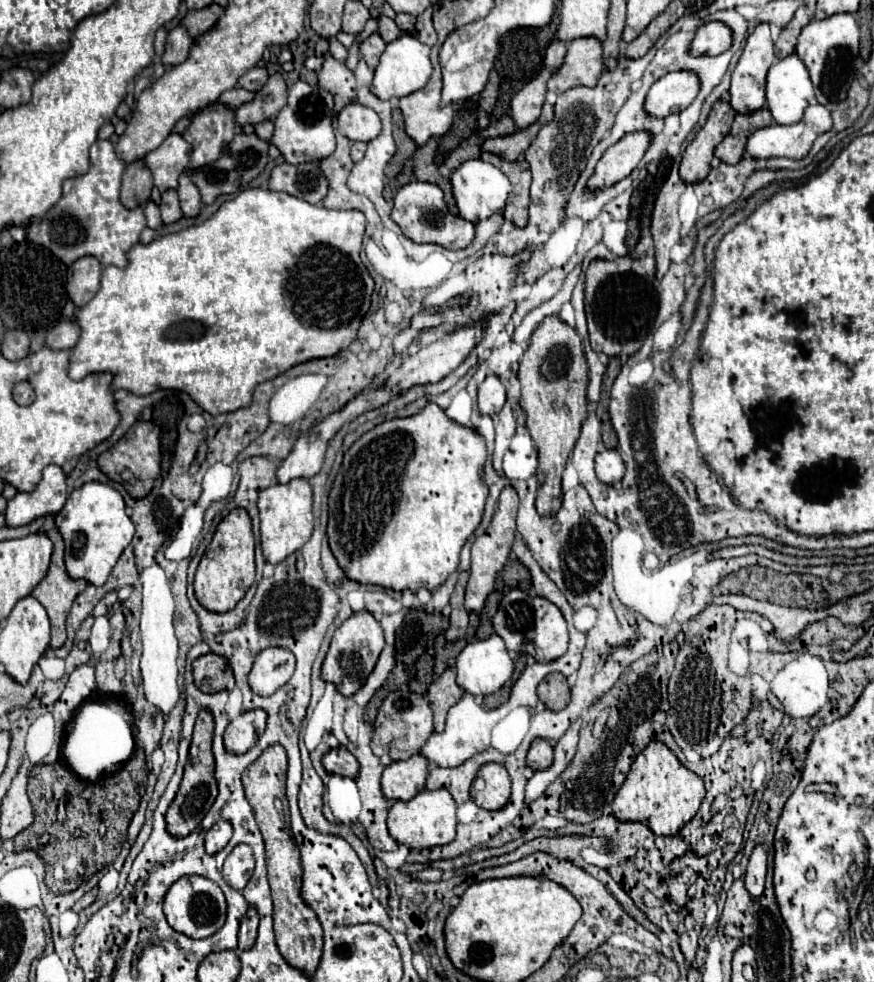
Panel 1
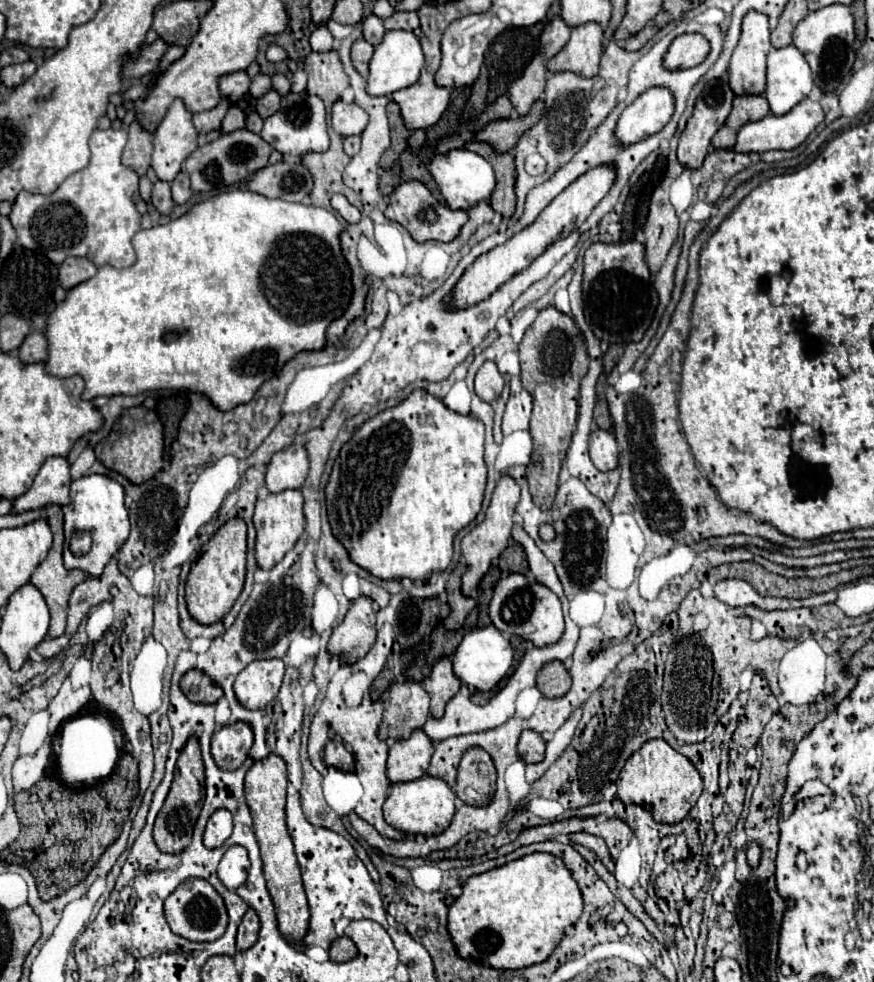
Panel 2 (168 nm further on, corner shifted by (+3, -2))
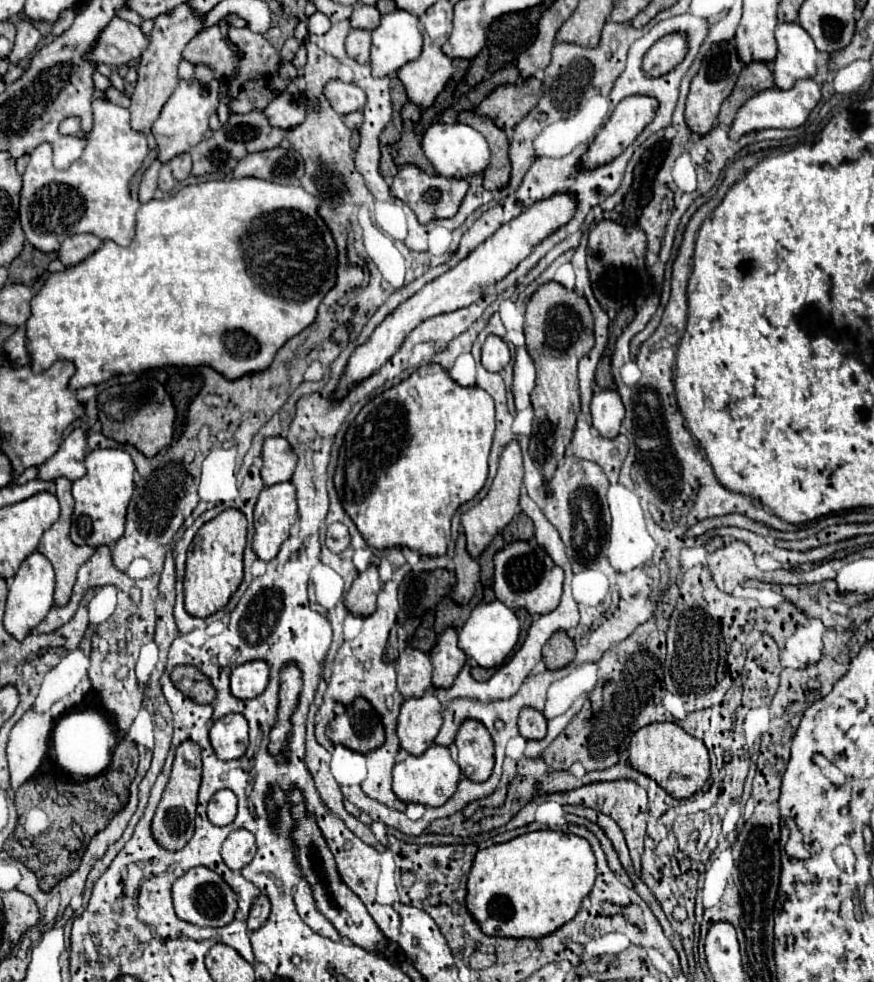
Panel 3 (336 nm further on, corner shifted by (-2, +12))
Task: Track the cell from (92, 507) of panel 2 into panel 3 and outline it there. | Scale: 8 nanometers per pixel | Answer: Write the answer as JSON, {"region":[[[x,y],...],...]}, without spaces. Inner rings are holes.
{"region":[[[100,448],[88,452],[86,476],[72,484],[72,496],[76,500],[72,516],[72,540],[76,544],[88,546],[108,546],[114,544],[124,534],[126,508],[134,492],[134,462],[126,450],[120,448]]]}

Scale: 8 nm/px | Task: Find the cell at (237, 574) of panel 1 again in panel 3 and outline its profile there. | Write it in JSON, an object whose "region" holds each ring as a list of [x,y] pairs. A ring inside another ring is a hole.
{"region":[[[224,510],[206,522],[194,536],[184,572],[184,606],[188,614],[206,618],[222,610],[242,582],[242,554],[246,546],[246,516],[240,510]]]}

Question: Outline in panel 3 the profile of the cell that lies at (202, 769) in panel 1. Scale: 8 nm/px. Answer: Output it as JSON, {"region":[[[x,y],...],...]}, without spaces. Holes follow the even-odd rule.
{"region":[[[186,740],[176,748],[170,780],[166,784],[166,790],[162,794],[162,800],[160,800],[160,804],[156,808],[156,814],[154,814],[154,820],[152,820],[152,836],[158,842],[158,846],[162,846],[166,850],[180,850],[192,838],[200,778],[202,778],[200,748],[198,748],[196,742]]]}

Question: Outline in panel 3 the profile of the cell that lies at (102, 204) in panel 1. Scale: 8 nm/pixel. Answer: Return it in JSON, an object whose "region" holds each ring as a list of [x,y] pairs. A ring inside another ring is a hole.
{"region":[[[94,100],[92,116],[94,122],[88,134],[82,132],[78,116],[60,122],[60,134],[74,138],[86,136],[80,160],[68,170],[54,168],[50,142],[42,142],[34,148],[24,170],[24,186],[20,192],[22,230],[26,240],[42,252],[58,252],[66,236],[80,232],[92,232],[100,240],[114,240],[120,246],[128,246],[134,238],[134,216],[140,202],[130,196],[128,182],[148,154],[146,134],[132,130],[130,112],[110,100]]]}

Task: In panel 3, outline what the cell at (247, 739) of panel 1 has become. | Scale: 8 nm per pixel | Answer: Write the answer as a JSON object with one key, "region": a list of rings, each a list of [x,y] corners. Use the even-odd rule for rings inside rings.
{"region":[[[226,714],[210,730],[210,744],[220,760],[236,760],[248,748],[248,722],[242,714]]]}

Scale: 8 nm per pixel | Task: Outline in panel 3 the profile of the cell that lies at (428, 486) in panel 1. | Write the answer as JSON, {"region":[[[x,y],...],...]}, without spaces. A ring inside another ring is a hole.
{"region":[[[430,362],[422,368],[418,368],[416,372],[412,372],[400,384],[396,384],[390,390],[384,390],[382,394],[368,400],[368,404],[358,412],[356,420],[350,424],[350,428],[346,432],[346,440],[344,440],[344,456],[340,456],[338,466],[336,466],[336,474],[334,474],[334,484],[336,484],[338,496],[342,500],[342,506],[348,512],[348,516],[354,520],[354,524],[358,526],[364,540],[378,550],[390,548],[390,546],[398,546],[398,548],[408,546],[412,550],[418,550],[422,556],[442,556],[442,554],[446,554],[446,546],[450,542],[450,518],[452,518],[452,514],[458,510],[458,506],[472,500],[482,490],[482,486],[486,482],[492,436],[494,436],[494,400],[492,400],[492,396],[478,386],[464,388],[464,386],[456,384],[440,364]]]}

